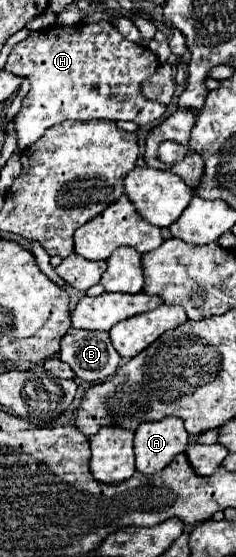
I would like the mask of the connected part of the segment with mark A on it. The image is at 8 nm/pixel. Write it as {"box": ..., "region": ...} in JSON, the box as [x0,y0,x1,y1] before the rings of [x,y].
{"box":[135,416,187,474],"region":[[[175,416],[159,422],[143,422],[135,432],[137,470],[141,474],[163,470],[177,454],[185,452],[187,436],[183,420]]]}

